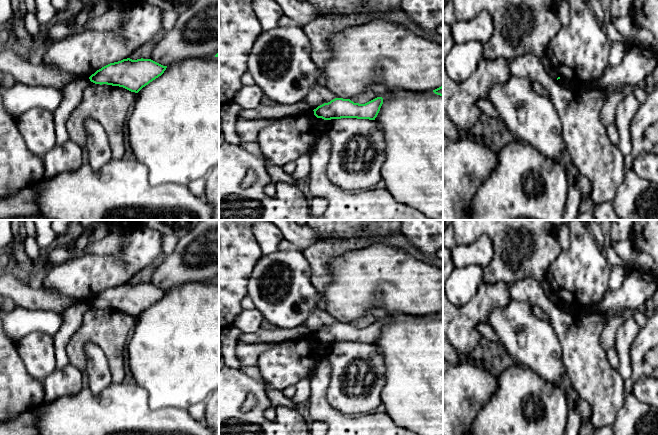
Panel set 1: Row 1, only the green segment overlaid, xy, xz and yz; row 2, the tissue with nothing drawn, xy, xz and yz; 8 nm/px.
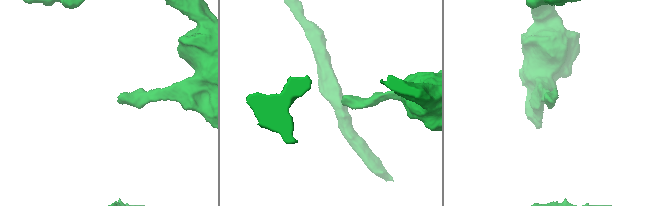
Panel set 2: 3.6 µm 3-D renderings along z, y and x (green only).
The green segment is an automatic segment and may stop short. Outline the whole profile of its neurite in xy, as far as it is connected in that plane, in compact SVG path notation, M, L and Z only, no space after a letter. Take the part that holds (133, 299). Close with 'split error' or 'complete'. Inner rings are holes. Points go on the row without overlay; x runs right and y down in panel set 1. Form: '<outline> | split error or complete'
M127 282L102 291L89 303L95 308L119 310L138 317L143 311L161 300L166 292L167 290L151 283Z | complete

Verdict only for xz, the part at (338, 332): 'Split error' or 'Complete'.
Complete

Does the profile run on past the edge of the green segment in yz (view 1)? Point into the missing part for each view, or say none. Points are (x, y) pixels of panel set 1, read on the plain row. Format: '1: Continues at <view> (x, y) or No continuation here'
1: No continuation here

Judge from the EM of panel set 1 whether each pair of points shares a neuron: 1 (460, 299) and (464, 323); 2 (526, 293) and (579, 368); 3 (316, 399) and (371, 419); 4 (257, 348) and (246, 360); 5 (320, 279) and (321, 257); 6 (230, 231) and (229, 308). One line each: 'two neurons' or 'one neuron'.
1: two neurons
2: one neuron
3: one neuron
4: one neuron
5: one neuron
6: one neuron

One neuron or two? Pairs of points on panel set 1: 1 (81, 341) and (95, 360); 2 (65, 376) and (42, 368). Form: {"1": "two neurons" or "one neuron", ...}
{"1": "two neurons", "2": "two neurons"}

